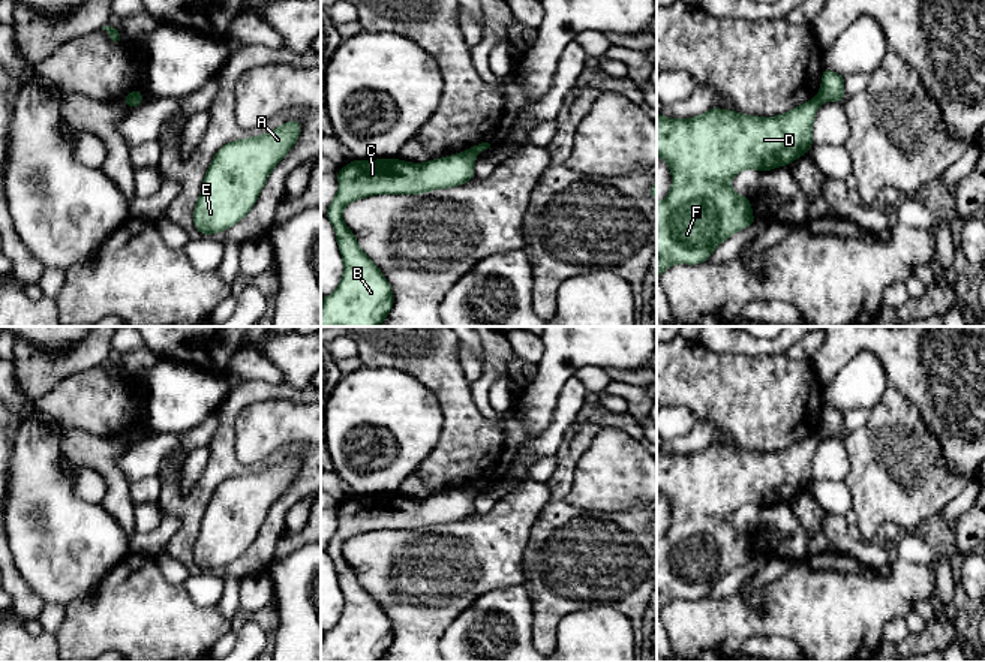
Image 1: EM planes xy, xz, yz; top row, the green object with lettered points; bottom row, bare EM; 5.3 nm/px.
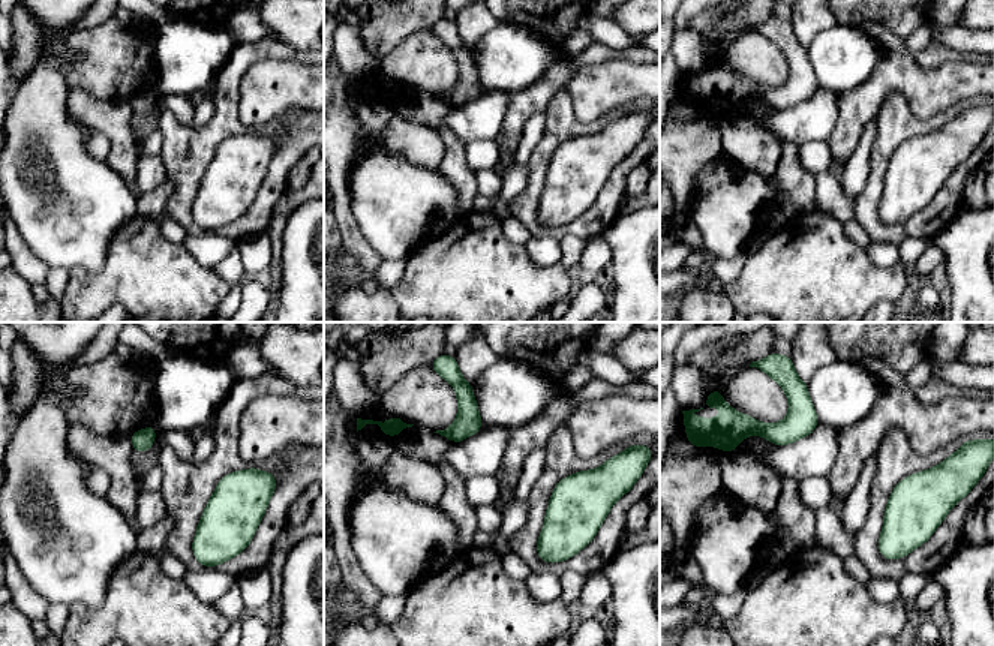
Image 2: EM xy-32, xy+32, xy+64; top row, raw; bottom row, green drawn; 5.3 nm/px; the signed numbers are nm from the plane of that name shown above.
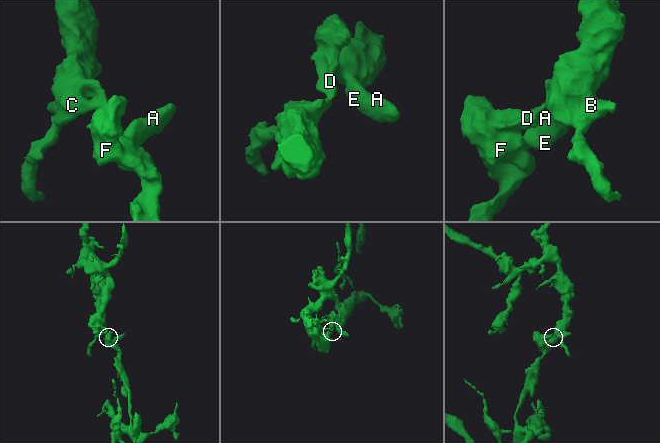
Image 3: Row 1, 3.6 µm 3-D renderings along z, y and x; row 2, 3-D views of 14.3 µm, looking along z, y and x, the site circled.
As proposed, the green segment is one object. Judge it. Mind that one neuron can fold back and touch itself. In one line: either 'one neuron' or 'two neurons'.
two neurons

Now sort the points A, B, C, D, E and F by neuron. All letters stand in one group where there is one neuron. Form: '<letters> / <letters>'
A D E F / B C

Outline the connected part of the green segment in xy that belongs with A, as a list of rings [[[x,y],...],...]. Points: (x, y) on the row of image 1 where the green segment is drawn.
[[[298,120],[247,139],[231,141],[214,154],[193,208],[202,235],[222,232],[247,216],[273,168],[294,147]]]

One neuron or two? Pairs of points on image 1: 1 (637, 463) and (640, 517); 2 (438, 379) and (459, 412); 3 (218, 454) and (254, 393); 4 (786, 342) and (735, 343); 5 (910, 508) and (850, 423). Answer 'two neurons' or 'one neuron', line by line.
1: two neurons
2: one neuron
3: one neuron
4: one neuron
5: two neurons

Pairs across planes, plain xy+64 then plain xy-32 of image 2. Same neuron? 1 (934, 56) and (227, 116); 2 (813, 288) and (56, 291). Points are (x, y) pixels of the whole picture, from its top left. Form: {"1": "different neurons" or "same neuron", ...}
{"1": "same neuron", "2": "different neurons"}

